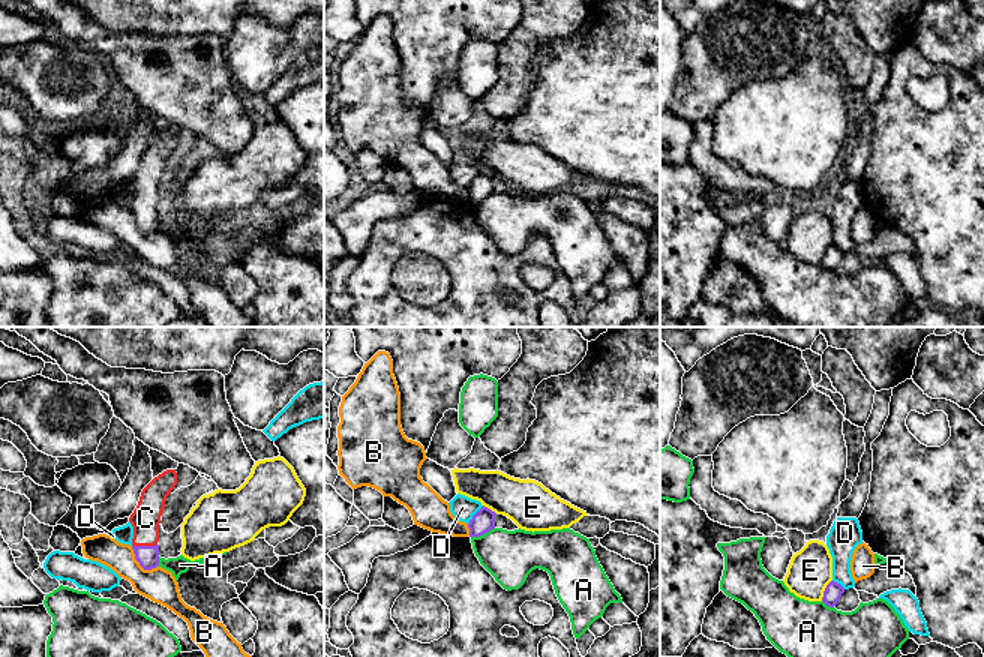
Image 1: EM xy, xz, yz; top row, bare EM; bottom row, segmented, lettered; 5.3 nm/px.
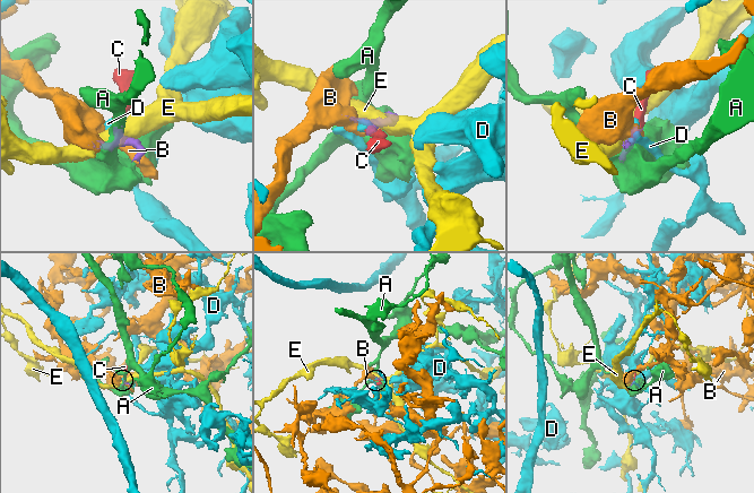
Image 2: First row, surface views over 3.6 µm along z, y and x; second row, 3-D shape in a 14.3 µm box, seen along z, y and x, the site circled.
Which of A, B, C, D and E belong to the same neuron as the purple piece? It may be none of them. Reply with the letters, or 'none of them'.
C

